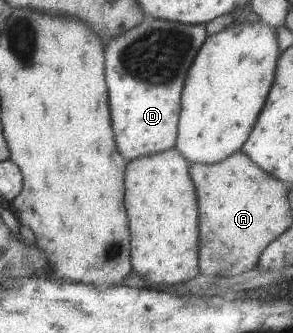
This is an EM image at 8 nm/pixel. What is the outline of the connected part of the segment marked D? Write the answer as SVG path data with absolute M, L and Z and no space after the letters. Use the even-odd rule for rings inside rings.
M146 16L134 29L113 37L104 49L104 79L110 123L125 161L174 147L180 89L195 53L207 38L204 24L182 25Z

